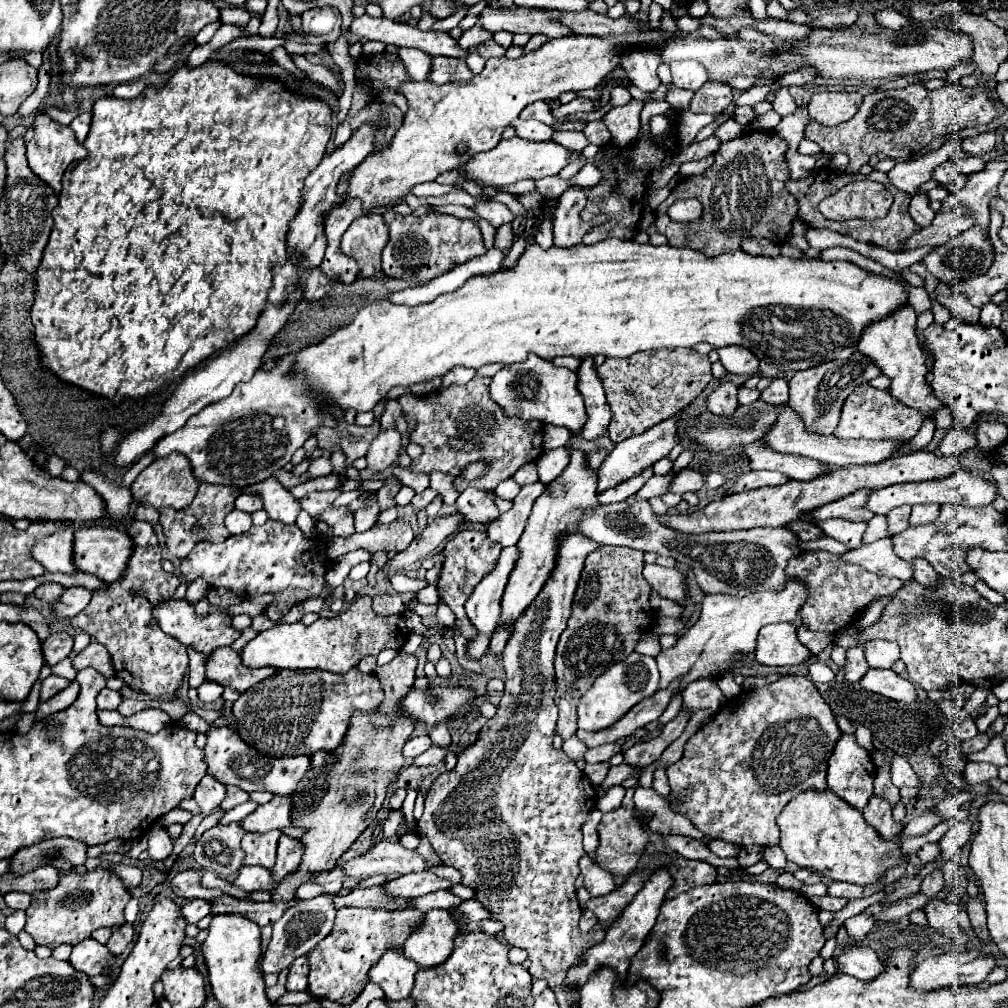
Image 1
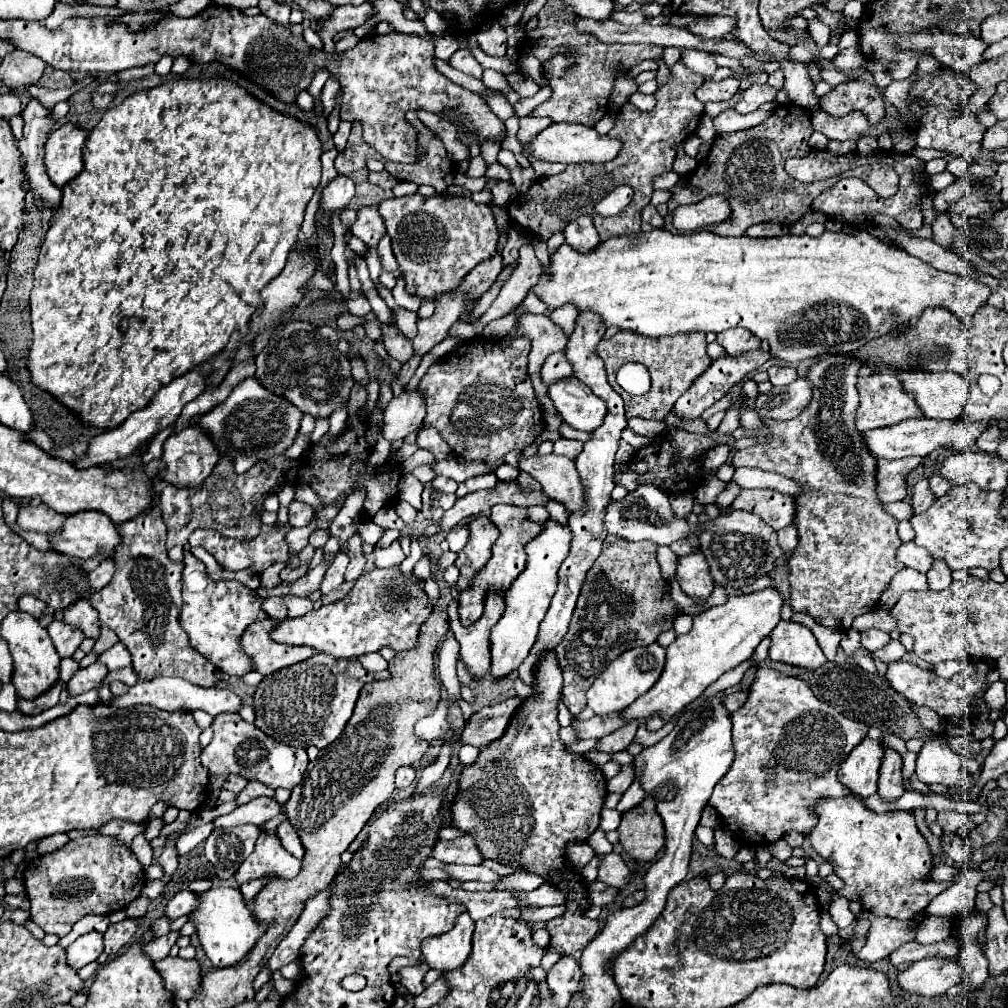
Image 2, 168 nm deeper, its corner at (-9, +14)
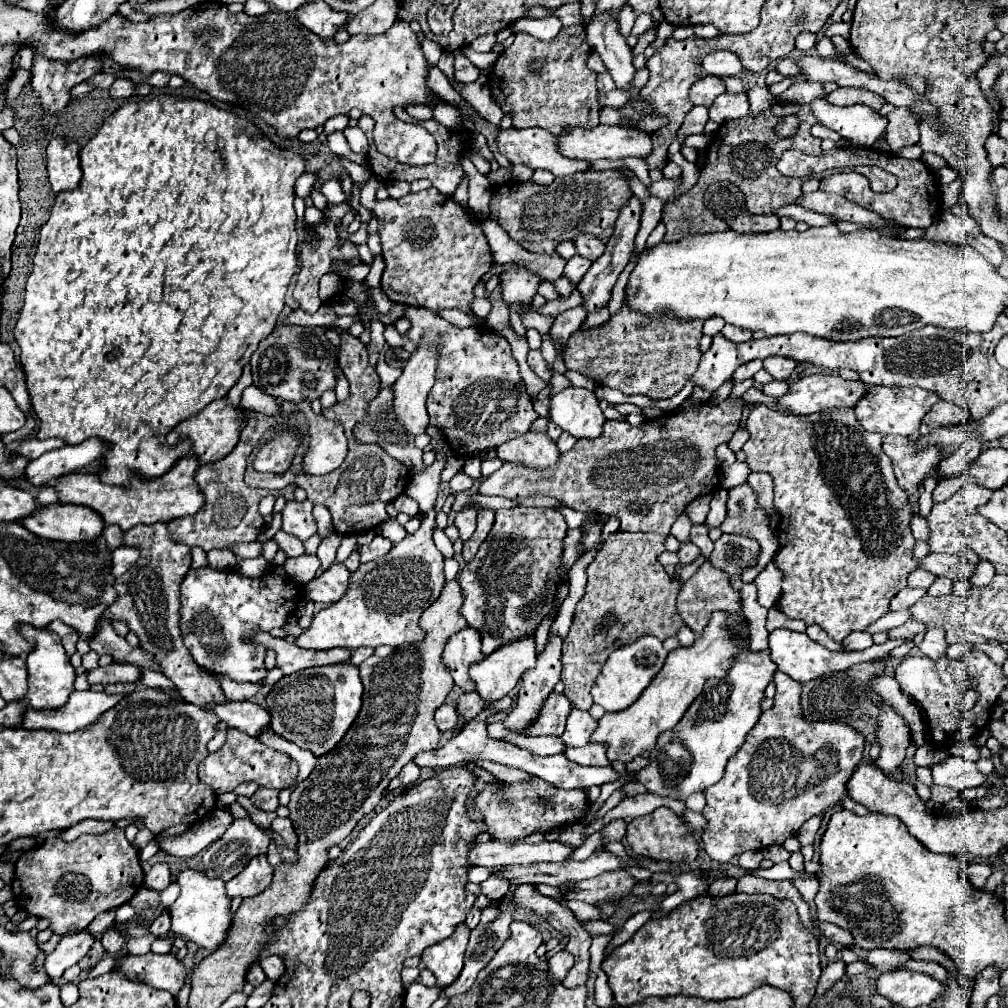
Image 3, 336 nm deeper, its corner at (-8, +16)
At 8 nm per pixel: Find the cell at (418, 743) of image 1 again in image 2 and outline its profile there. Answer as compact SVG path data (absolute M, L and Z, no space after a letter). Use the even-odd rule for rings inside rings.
M443 700L439 702L437 710L431 716L425 716L415 724L415 736L425 740L425 742L433 742L437 738L443 738L447 730L449 730L447 704Z

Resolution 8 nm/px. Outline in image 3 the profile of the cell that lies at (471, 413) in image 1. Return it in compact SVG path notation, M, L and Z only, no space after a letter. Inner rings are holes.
M410 306L404 316L412 322L408 336L417 346L426 330L438 330L442 334L436 382L428 394L426 408L430 424L440 428L456 456L470 456L488 448L498 448L502 442L530 430L538 414L532 408L532 400L526 394L518 364L504 336L484 330L484 326L456 328L426 308Z

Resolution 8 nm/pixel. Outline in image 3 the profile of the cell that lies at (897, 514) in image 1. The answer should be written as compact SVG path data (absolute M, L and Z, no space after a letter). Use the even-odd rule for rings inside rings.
M962 472L962 474L956 476L956 478L940 480L940 482L936 484L936 488L934 488L932 498L934 498L934 502L944 502L944 500L948 500L954 492L958 492L962 486L968 486L968 484L974 484L974 482L976 482L976 480L974 480L972 476L968 476L966 472Z

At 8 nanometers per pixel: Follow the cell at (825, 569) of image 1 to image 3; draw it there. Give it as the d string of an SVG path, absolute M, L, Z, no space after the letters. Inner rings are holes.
M758 404L748 420L746 420L746 428L750 432L750 440L744 444L744 452L746 452L746 464L750 466L750 470L760 470L760 472L768 472L774 480L774 506L778 508L780 514L780 522L776 526L778 538L780 538L780 550L774 556L774 564L776 568L782 572L782 594L778 600L778 610L784 612L788 618L796 618L802 620L806 626L810 624L818 624L822 626L828 636L832 636L836 642L842 642L850 632L854 630L866 630L866 626L870 626L872 622L876 622L878 618L882 618L888 610L890 610L890 600L908 586L908 574L914 572L918 568L912 550L914 550L914 536L910 532L910 518L914 514L906 492L898 486L894 470L892 470L892 462L890 458L884 454L882 450L882 436L880 434L870 434L864 428L860 428L860 424L856 422L854 416L854 408L832 408L828 412L818 412L818 414L810 414L810 416L784 416L776 410L766 408L764 404ZM850 514L860 514L862 520L854 522Z

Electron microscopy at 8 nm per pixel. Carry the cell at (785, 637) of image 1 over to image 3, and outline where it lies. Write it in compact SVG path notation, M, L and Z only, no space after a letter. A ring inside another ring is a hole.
M776 628L770 632L768 636L770 640L770 652L772 652L772 660L774 664L778 666L780 672L788 674L792 680L796 682L806 682L806 680L814 680L814 678L820 678L824 674L830 674L830 672L838 672L838 670L848 670L850 666L858 664L858 662L866 662L866 660L878 660L878 658L884 658L886 654L890 654L896 646L902 644L902 640L892 640L888 638L884 644L874 644L866 650L860 650L860 652L832 652L812 640L808 640L808 636L804 632L792 632L792 630L784 630L784 628Z

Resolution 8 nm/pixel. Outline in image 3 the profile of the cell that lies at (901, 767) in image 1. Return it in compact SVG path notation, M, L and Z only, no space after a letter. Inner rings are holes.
M948 756L946 760L934 764L932 776L934 776L934 784L950 786L956 788L958 792L966 788L984 786L986 782L986 776L978 770L978 766L974 762L964 760L962 756Z

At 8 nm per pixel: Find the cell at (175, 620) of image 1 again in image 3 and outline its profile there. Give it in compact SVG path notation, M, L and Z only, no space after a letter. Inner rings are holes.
M204 566L198 570L188 570L180 590L180 632L194 662L210 674L252 684L262 682L268 674L264 664L266 648L252 642L252 636L284 626L288 616L304 598L304 590L296 580L288 574L276 574L274 570L258 578L248 578L236 570L214 570Z

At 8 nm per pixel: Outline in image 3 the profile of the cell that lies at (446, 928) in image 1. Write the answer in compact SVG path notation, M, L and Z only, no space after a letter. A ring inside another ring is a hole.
M460 924L460 928L456 928L456 932L448 940L442 940L424 950L422 962L436 976L438 988L450 986L460 976L464 966L464 950L468 944L468 936L470 928L466 924Z

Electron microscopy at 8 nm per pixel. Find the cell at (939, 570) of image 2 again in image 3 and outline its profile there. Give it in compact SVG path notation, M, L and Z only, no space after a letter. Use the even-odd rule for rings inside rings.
M936 578L934 584L928 588L930 596L946 596L952 592L952 580L948 578Z

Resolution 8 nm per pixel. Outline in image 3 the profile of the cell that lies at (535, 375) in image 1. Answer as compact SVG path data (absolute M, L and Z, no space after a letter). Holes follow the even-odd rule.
M566 388L550 400L550 420L574 438L598 438L604 416L592 390Z

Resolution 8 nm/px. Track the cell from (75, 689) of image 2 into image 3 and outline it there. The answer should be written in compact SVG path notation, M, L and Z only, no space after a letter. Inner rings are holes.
M114 662L110 666L100 666L96 670L90 670L88 672L88 682L90 684L112 684L112 682L138 682L142 676L142 668L134 666L134 664L120 664L120 662Z

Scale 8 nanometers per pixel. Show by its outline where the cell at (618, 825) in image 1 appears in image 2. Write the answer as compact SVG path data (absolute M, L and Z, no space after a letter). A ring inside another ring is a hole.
M645 796L639 806L623 812L617 832L625 854L629 854L633 860L653 860L665 844L663 822L655 812L653 798Z

